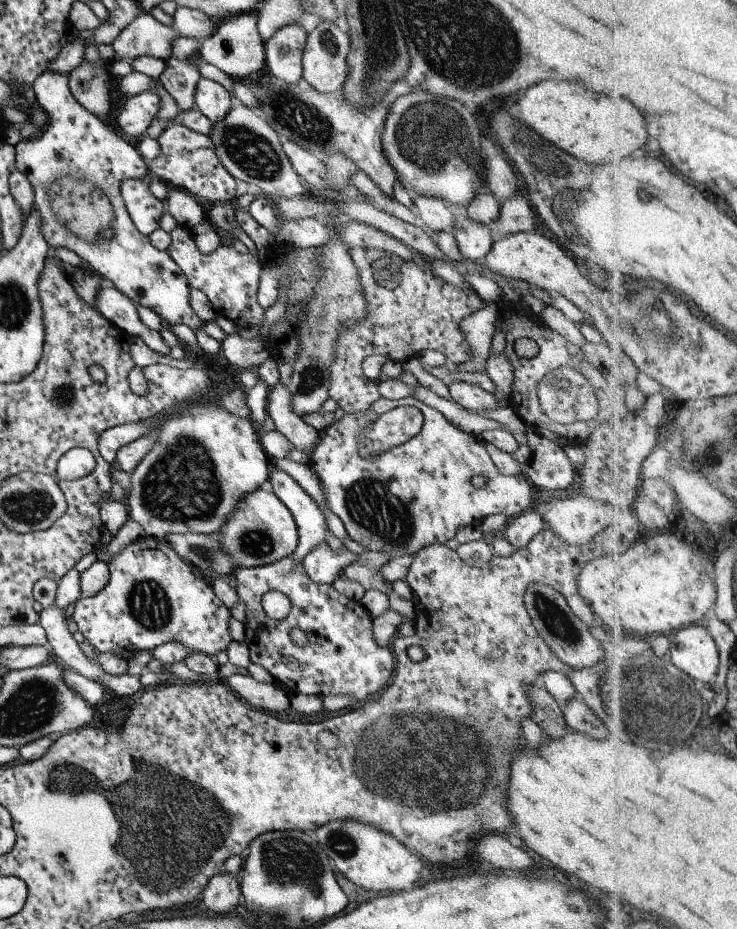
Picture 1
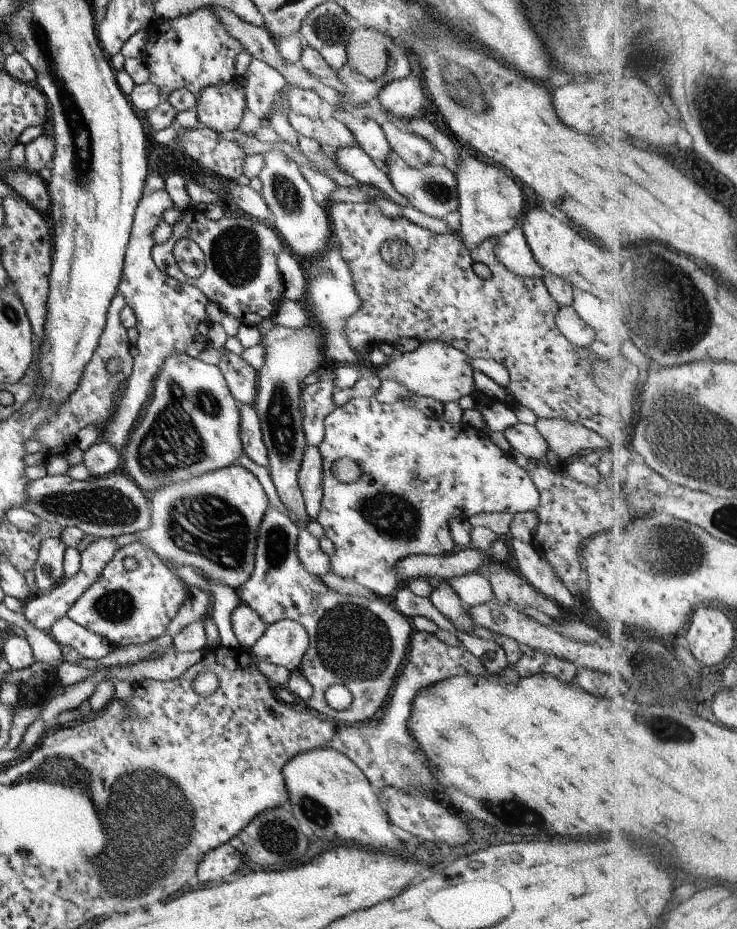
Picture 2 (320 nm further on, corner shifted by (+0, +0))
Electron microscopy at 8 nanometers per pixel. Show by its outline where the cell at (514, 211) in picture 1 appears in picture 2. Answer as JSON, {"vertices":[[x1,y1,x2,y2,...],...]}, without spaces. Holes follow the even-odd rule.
{"vertices":[[460,147,461,162,457,164,454,178,457,182,457,212,459,213,459,234,467,250,477,248,483,240,503,235,515,226,517,216,523,214,523,196,515,182,497,166,487,163,468,149]]}

